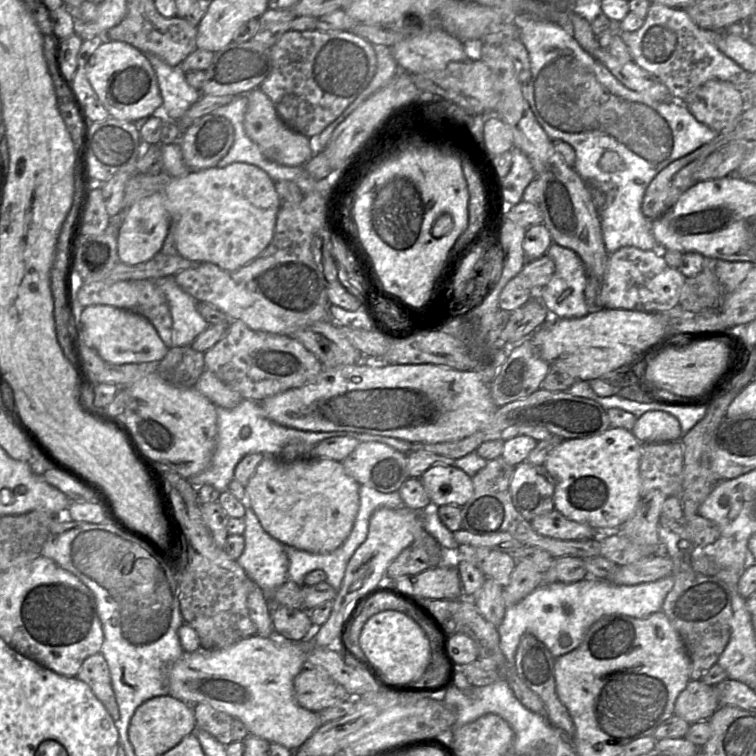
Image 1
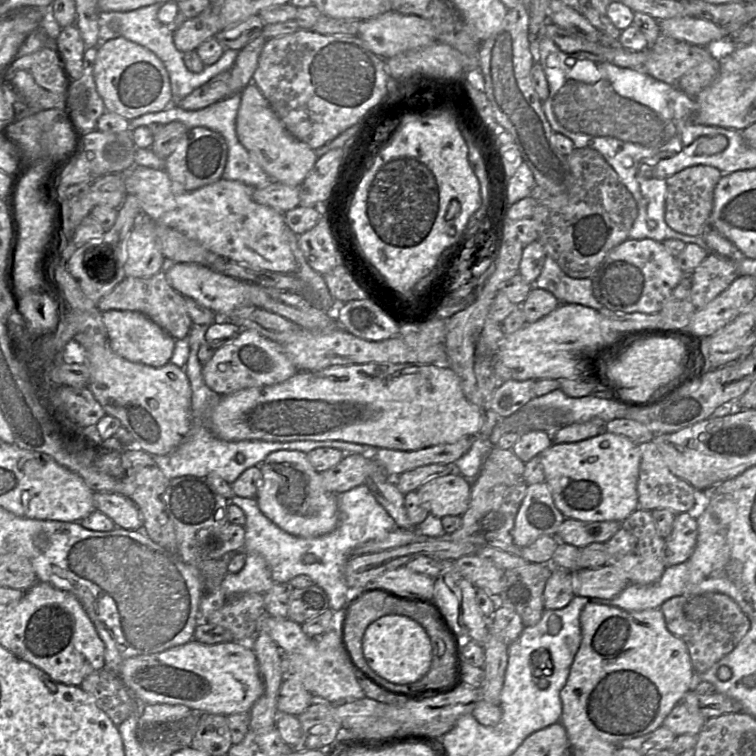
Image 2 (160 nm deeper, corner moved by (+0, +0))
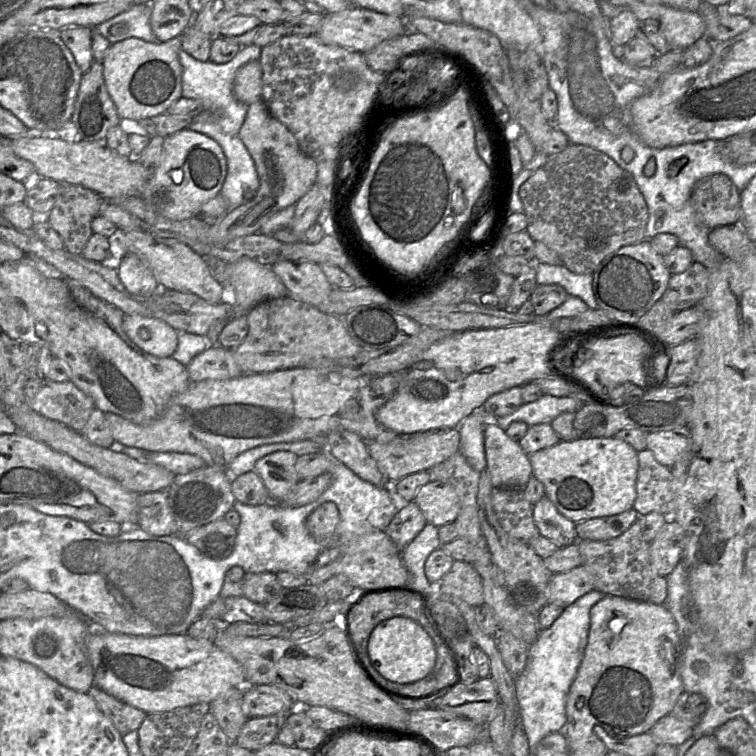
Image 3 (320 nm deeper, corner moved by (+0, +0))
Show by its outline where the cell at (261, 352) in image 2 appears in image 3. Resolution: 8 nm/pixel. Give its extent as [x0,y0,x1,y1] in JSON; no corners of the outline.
[186,344,243,382]

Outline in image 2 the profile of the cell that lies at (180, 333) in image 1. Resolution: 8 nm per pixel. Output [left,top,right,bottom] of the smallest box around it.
[152,324,377,484]

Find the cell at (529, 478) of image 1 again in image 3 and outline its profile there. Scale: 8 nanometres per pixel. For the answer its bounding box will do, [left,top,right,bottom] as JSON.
[533,495,576,548]

